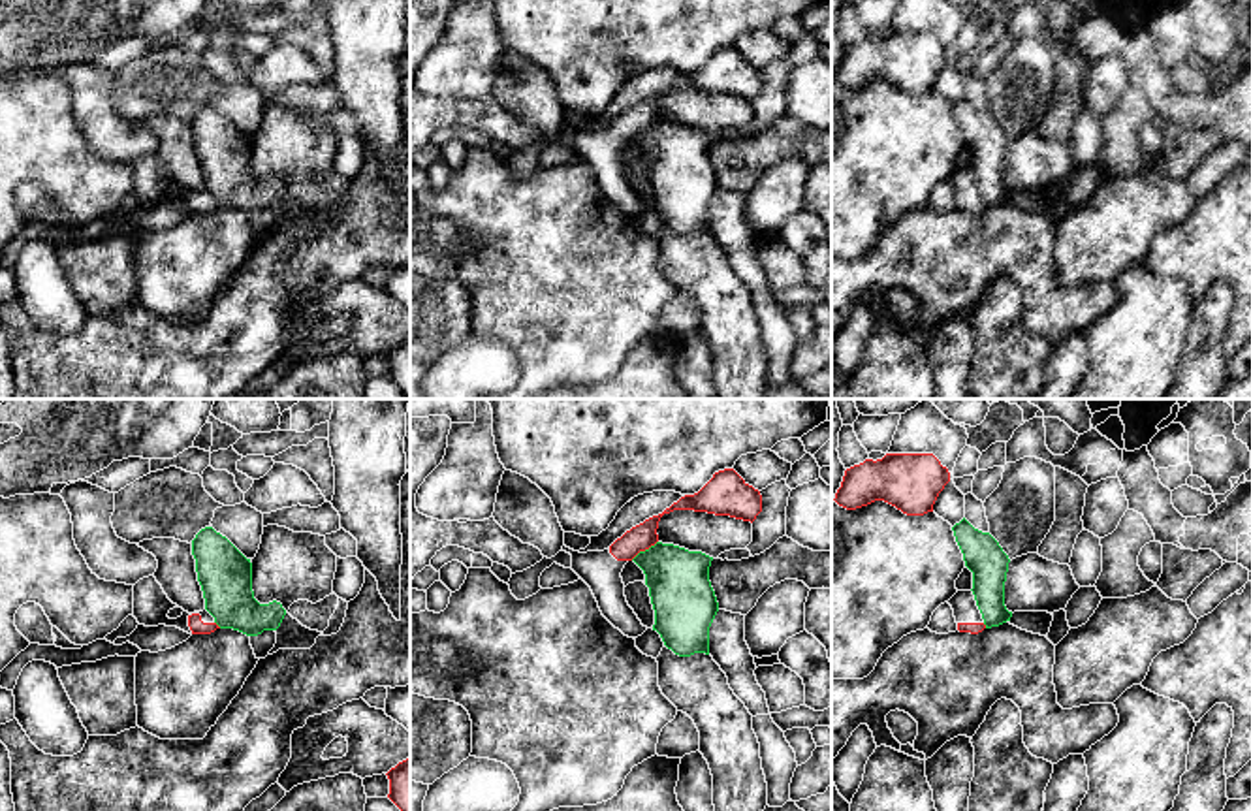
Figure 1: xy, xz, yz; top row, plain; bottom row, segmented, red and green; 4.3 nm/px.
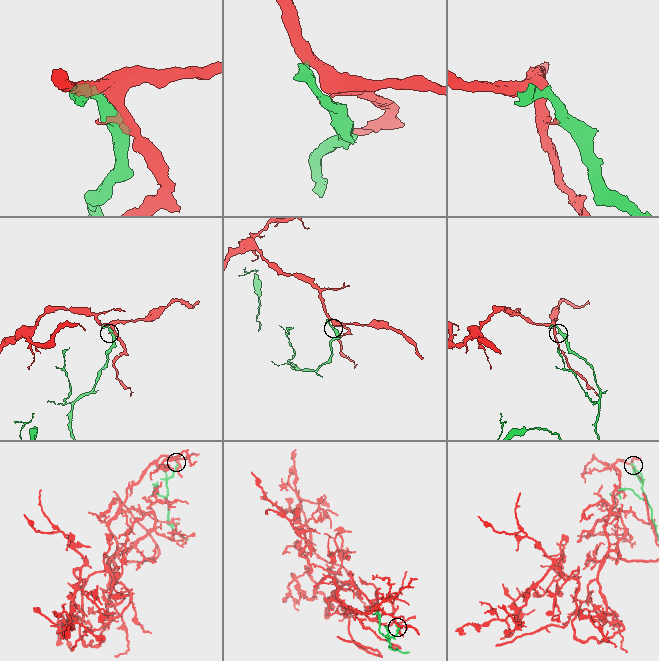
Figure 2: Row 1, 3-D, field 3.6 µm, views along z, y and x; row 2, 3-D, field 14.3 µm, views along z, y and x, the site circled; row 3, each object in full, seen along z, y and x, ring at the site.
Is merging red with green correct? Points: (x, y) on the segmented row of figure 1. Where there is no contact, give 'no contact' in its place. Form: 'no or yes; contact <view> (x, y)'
yes; contact xz (644, 550)

